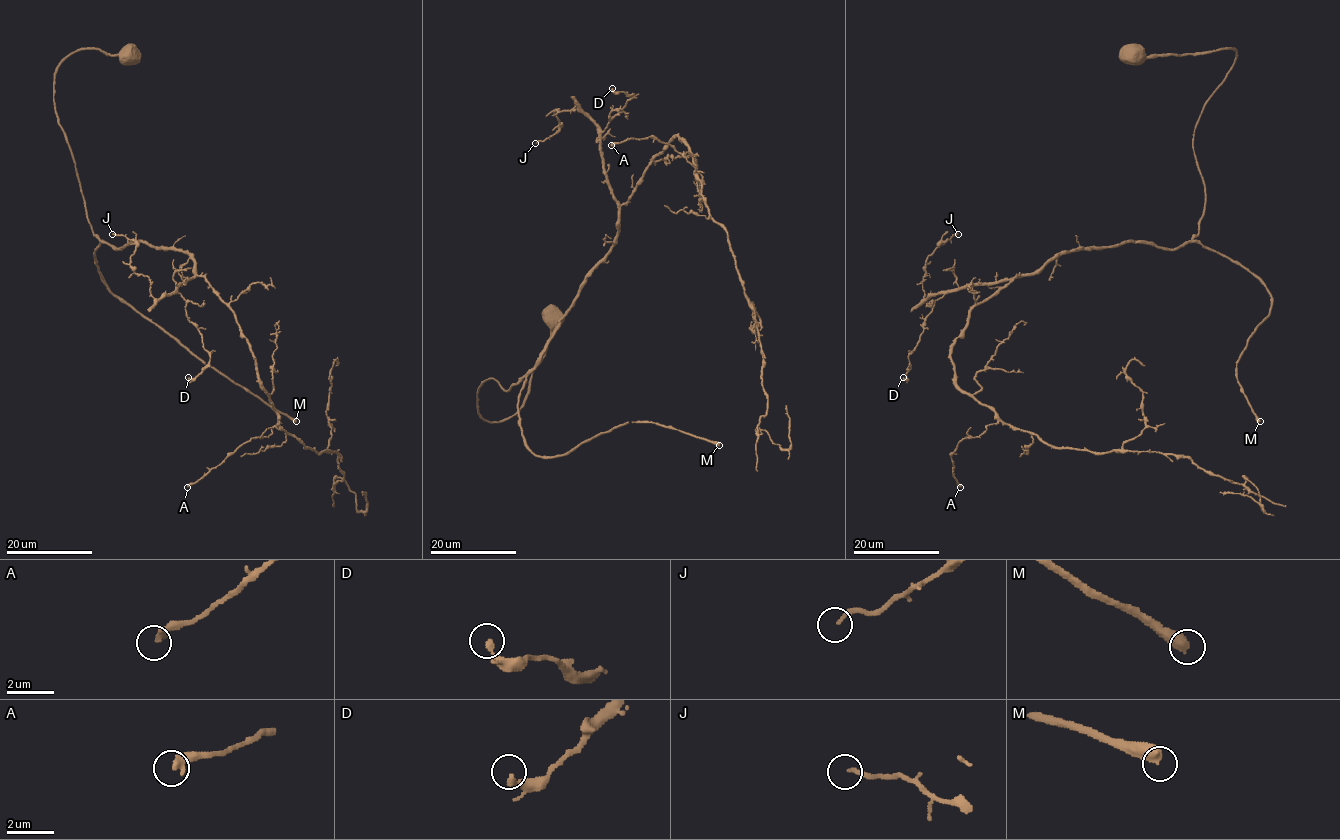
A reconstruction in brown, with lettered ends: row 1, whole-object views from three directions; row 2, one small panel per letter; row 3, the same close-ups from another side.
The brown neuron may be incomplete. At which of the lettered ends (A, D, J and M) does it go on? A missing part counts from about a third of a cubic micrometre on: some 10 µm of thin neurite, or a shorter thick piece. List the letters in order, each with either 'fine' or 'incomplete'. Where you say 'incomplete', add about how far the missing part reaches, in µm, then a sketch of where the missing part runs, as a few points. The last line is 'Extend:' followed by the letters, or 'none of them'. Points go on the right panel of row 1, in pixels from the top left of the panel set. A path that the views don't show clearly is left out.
A: fine
D: fine
J: fine
M: incomplete | 160 µm
Extend: M

